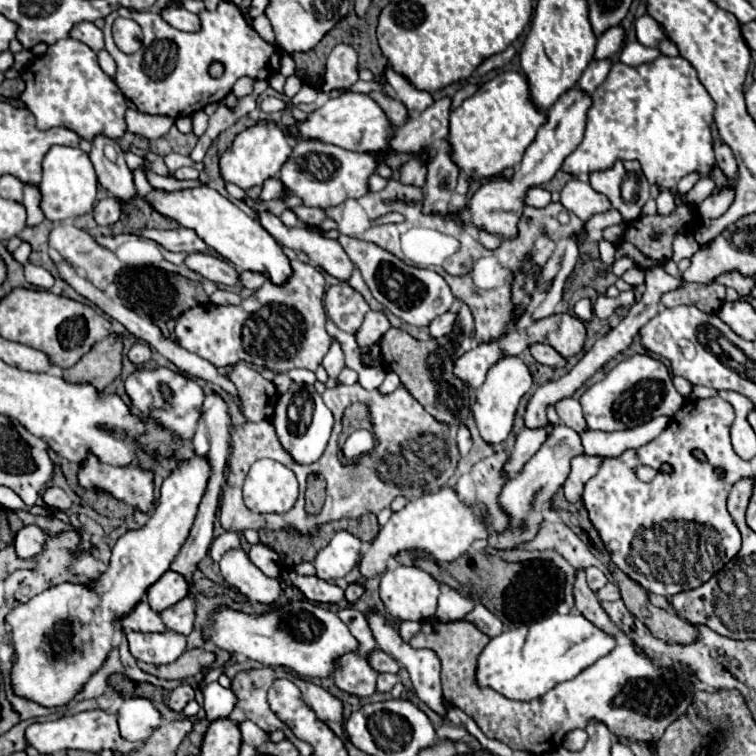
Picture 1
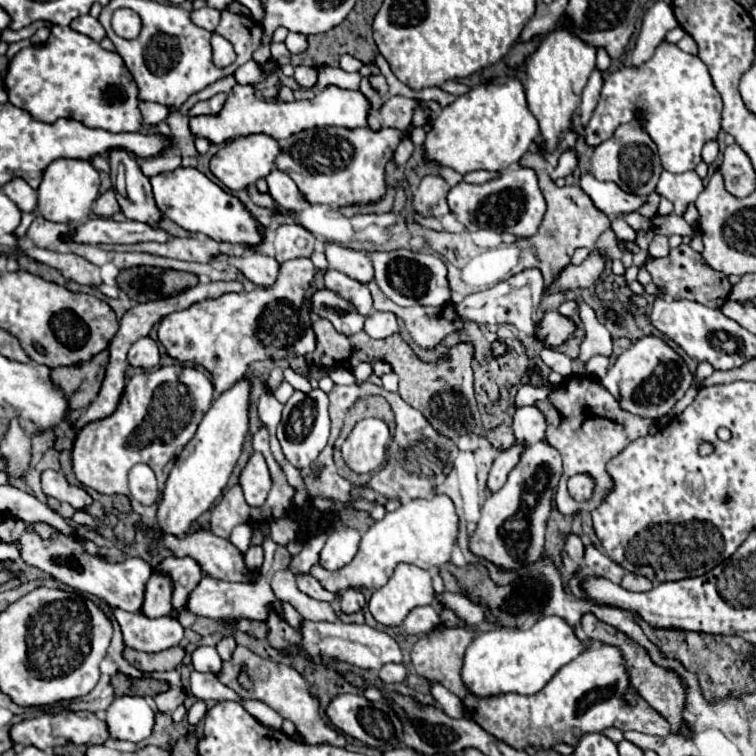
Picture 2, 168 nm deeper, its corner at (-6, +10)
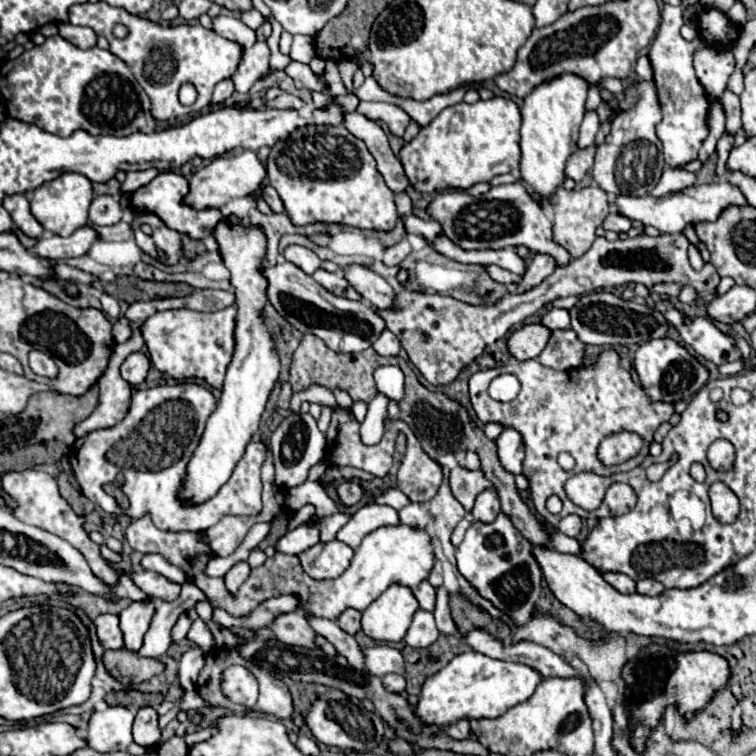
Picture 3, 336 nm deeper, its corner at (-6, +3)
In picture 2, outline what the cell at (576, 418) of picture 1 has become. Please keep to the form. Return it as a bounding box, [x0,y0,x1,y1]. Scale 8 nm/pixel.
[515,385,553,407]

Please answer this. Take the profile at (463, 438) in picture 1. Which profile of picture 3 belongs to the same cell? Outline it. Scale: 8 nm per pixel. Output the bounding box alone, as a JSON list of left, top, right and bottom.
[455,452,479,470]

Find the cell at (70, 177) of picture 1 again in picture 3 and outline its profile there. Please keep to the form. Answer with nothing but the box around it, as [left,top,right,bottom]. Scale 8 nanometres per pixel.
[31,172,93,236]

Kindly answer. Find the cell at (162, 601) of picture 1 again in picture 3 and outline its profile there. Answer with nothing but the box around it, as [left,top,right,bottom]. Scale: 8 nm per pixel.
[119,602,155,652]

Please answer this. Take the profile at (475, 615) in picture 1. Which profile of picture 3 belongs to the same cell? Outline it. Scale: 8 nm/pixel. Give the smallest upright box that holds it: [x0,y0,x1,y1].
[413,580,435,612]

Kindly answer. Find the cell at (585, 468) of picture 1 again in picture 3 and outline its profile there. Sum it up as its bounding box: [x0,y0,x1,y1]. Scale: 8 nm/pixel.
[469,348,673,524]

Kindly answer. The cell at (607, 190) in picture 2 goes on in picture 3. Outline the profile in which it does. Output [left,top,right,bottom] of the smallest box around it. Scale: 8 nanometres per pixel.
[617,180,747,234]

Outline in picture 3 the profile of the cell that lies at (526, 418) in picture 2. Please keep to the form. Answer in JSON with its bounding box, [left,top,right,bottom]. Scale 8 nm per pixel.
[497,428,523,474]

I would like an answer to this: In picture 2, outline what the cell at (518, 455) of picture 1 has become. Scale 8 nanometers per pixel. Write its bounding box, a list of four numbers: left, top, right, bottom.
[487,443,525,491]

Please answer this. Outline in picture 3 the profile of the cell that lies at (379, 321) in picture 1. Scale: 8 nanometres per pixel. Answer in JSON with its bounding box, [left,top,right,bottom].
[373,332,401,356]

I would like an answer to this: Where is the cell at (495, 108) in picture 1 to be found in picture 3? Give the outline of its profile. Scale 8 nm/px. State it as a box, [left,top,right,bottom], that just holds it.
[399,96,521,194]

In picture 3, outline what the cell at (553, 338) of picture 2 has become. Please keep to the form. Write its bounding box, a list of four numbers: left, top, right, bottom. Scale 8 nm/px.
[507,324,551,360]

